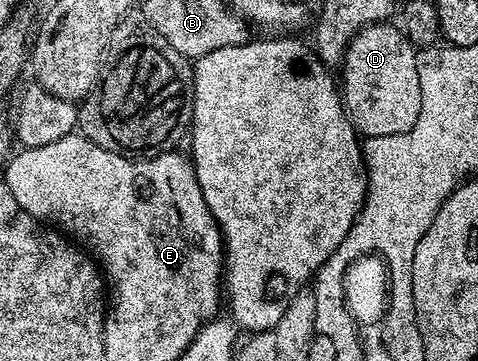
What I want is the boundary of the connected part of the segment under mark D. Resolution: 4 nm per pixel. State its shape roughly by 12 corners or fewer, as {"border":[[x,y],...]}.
{"border":[[368,25],[344,52],[357,134],[410,131],[422,111],[418,49]]}

